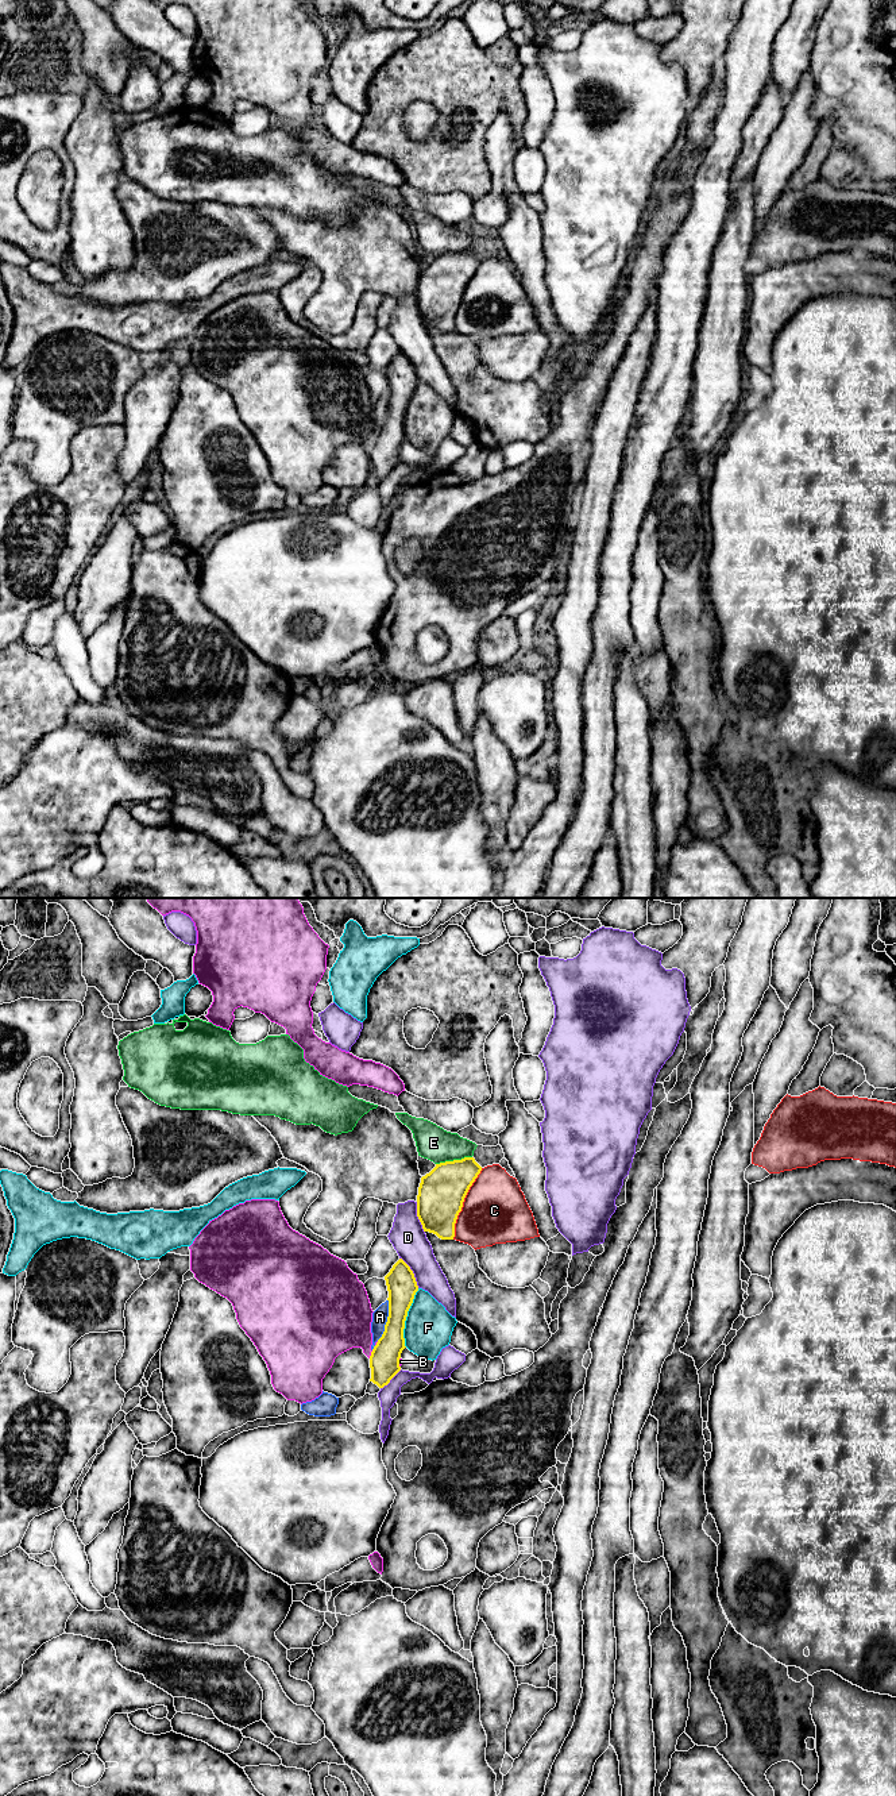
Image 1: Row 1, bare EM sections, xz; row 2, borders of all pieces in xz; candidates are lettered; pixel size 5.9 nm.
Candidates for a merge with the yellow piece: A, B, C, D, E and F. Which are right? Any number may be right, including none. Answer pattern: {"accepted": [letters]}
{"accepted": ["F"]}

